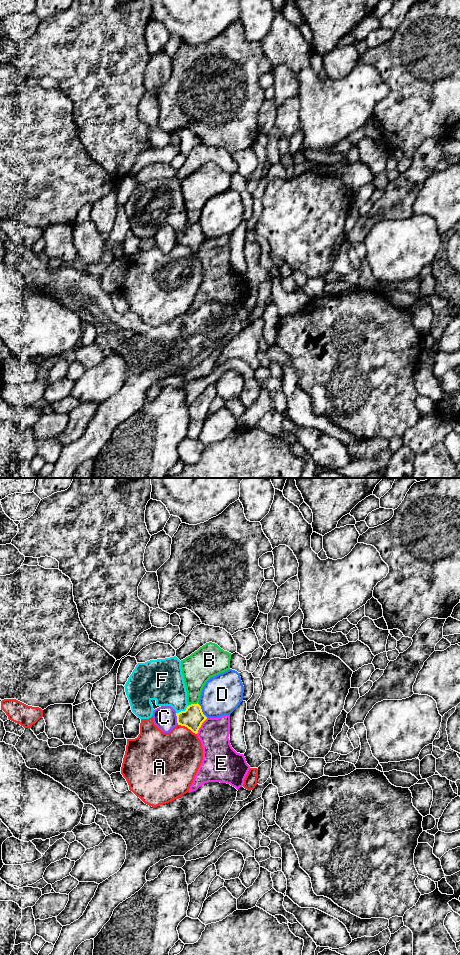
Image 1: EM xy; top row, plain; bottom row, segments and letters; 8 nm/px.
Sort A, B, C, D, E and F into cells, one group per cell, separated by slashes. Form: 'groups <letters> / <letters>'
groups A / B / C / D / E / F

